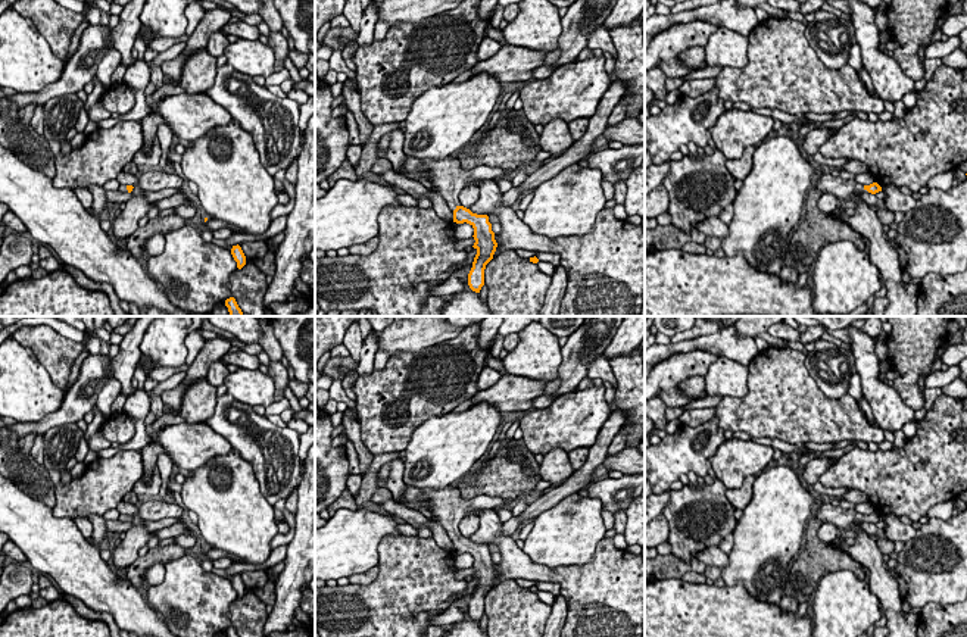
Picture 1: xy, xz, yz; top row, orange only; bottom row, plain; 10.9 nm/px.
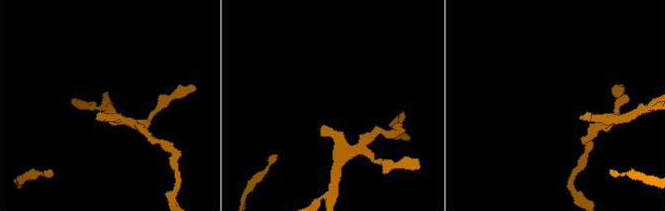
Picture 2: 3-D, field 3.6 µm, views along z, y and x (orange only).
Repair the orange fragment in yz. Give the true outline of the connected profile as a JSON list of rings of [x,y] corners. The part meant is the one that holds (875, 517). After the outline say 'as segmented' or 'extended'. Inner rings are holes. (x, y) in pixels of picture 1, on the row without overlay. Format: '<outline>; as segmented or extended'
[[[829,500],[820,502],[817,518],[823,524],[832,522],[839,533],[852,528],[857,522],[876,524],[882,521],[882,516],[877,512],[862,515],[857,513],[855,509],[842,509],[840,506],[833,506]]]; extended

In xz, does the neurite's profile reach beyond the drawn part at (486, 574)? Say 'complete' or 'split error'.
split error

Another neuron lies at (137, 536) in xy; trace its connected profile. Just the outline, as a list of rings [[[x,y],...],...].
[[[138,513],[132,516],[131,528],[125,533],[121,544],[112,547],[112,561],[118,569],[128,568],[138,558],[138,550],[146,546],[152,537],[146,528],[146,521]]]

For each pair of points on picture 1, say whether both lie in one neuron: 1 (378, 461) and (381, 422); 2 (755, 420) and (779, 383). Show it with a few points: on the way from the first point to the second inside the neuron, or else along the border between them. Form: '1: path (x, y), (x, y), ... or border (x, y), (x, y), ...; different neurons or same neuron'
1: border (398, 450), (374, 456); different neurons
2: path (764, 411), (779, 396), (779, 392); same neuron

